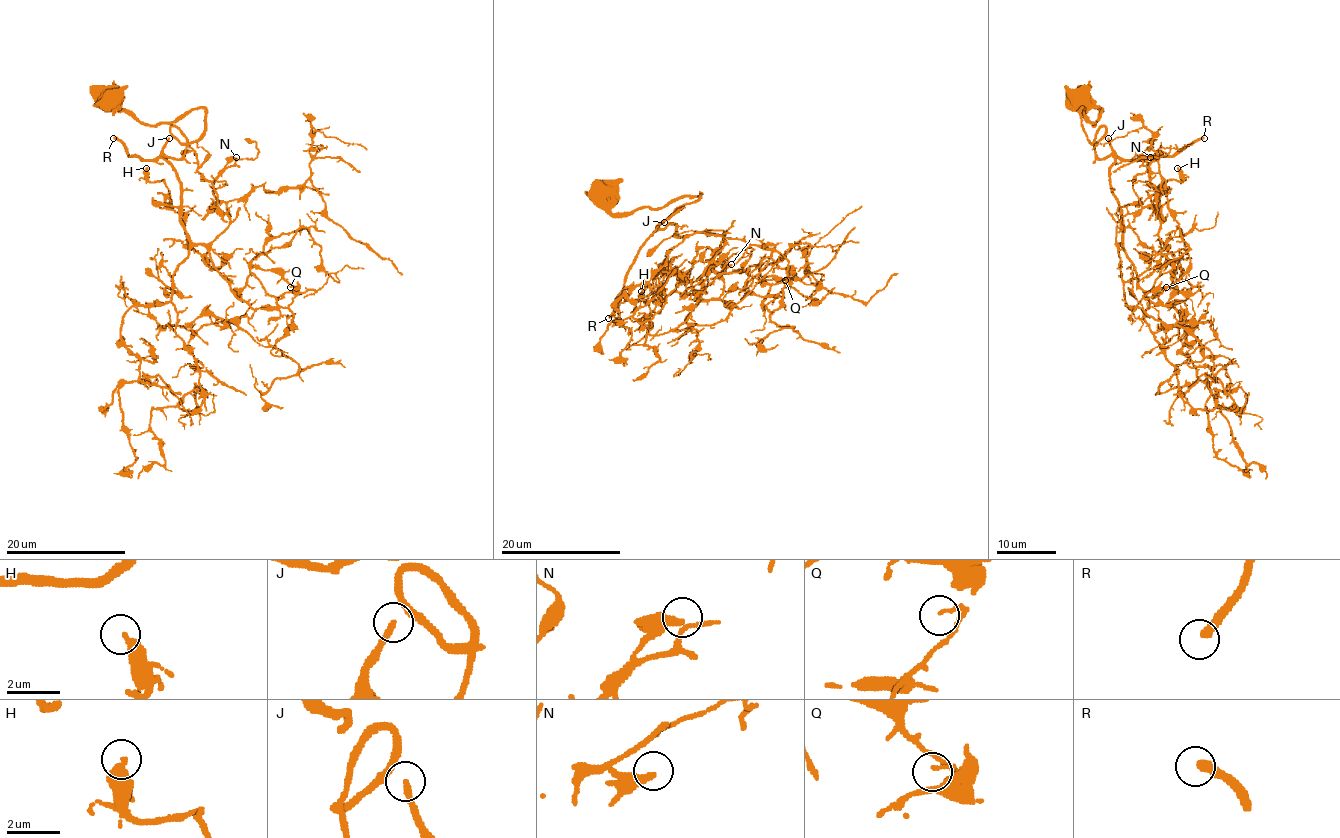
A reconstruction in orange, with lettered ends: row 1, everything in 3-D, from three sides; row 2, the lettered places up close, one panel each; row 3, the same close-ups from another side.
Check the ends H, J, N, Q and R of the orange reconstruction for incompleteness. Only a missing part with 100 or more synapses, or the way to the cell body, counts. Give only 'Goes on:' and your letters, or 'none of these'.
Goes on: J, R

